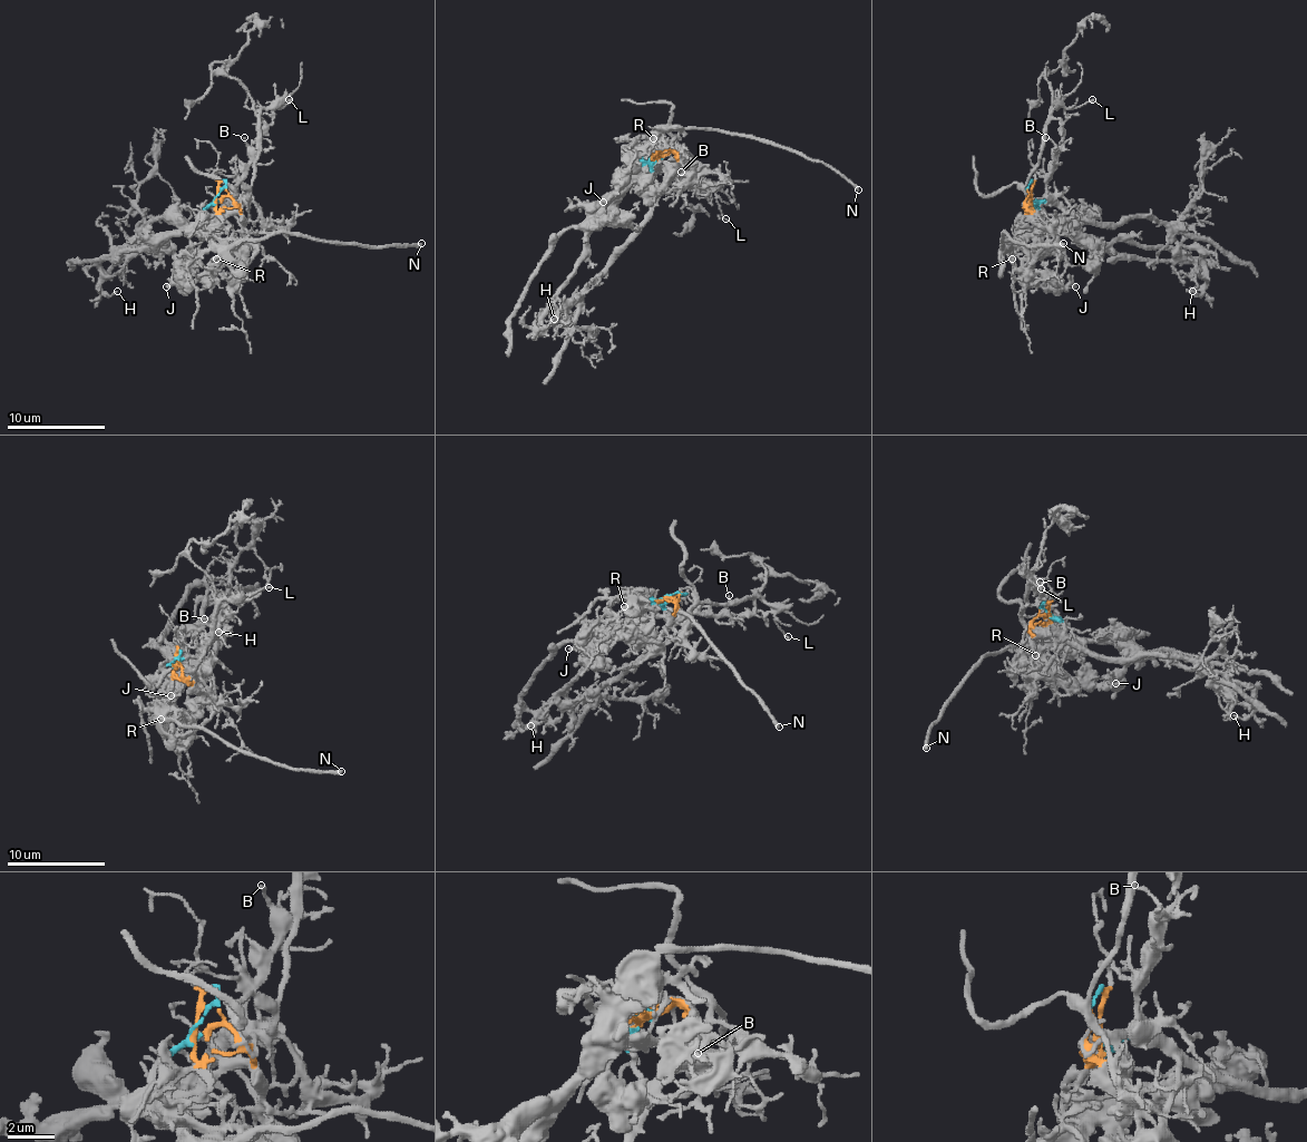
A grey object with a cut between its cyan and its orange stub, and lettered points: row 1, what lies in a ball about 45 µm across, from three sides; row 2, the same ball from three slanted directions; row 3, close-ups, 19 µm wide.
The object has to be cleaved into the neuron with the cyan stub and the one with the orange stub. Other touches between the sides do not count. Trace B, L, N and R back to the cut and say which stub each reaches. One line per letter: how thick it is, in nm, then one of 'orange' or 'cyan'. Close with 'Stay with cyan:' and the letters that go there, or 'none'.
B: 120 nm thick; cyan
L: 140 nm thick; cyan
N: 280 nm thick; orange
R: 200 nm thick; orange
Stay with cyan: B, L

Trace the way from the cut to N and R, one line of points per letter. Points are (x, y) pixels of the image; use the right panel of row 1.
N: (1026, 188), (1028, 203), (1018, 223), (1024, 237), (1008, 243), (1002, 237), (1004, 233), (1034, 245), (1063, 243)
R: (1026, 188), (1028, 203), (1024, 218), (1016, 225), (1018, 240), (1012, 247), (1012, 260), (1018, 267), (1012, 257)

